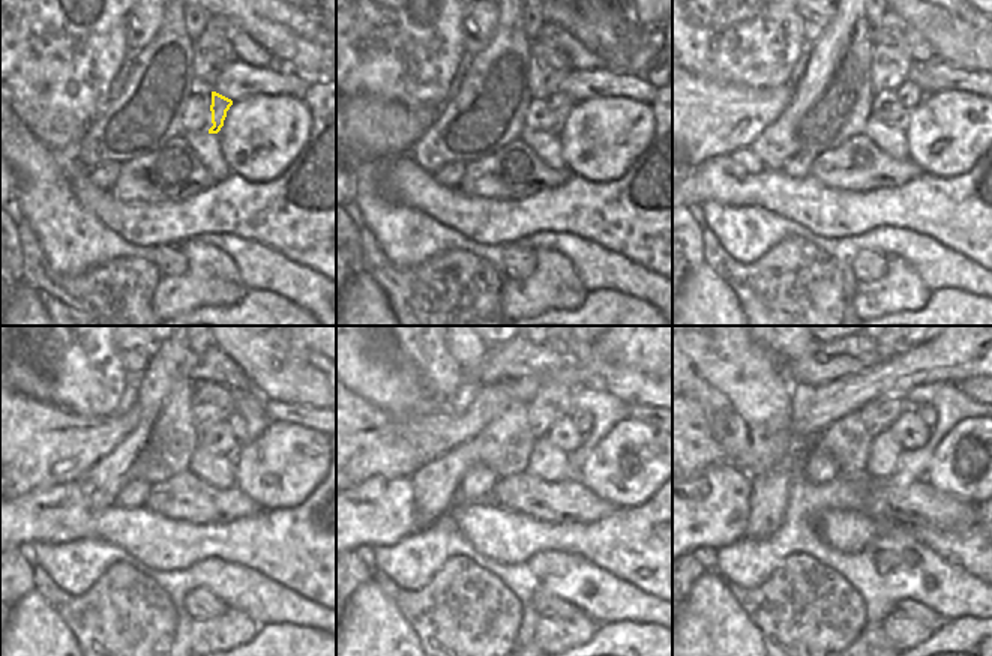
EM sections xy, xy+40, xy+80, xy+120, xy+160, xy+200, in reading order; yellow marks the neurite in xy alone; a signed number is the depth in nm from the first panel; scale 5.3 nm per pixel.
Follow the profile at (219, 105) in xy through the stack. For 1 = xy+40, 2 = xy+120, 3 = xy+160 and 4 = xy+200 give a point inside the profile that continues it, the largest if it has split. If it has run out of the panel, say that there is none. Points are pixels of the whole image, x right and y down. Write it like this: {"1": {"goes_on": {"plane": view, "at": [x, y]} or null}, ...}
{"1": {"goes_on": {"plane": "xy+40", "at": [562, 104]}}, "2": {"goes_on": {"plane": "xy+120", "at": [236, 422]}}, "3": {"goes_on": {"plane": "xy+160", "at": [583, 421]}}, "4": {"goes_on": {"plane": "xy+200", "at": [928, 413]}}}

